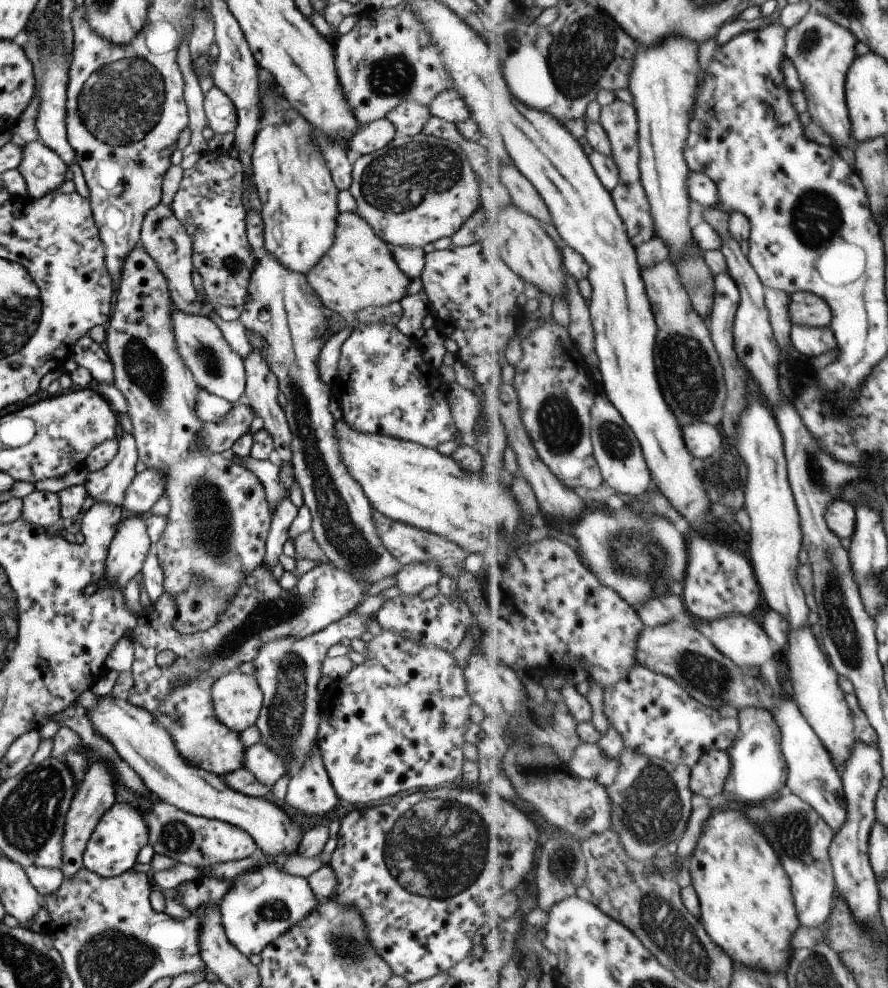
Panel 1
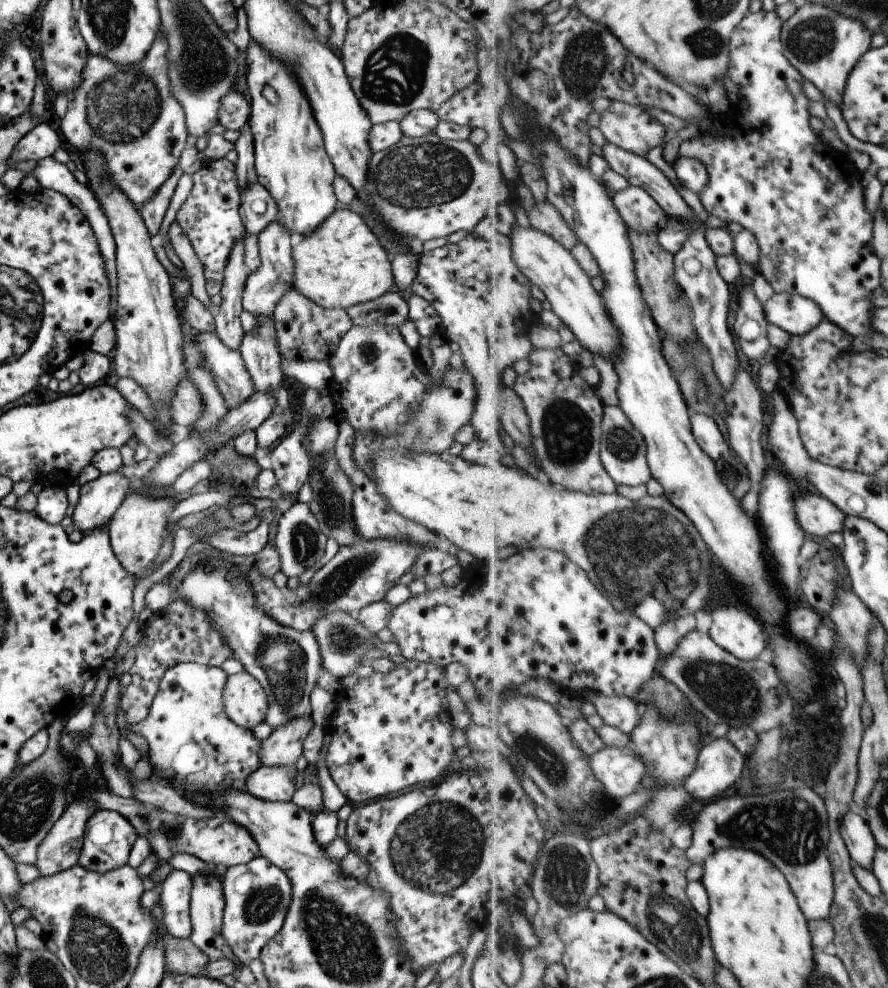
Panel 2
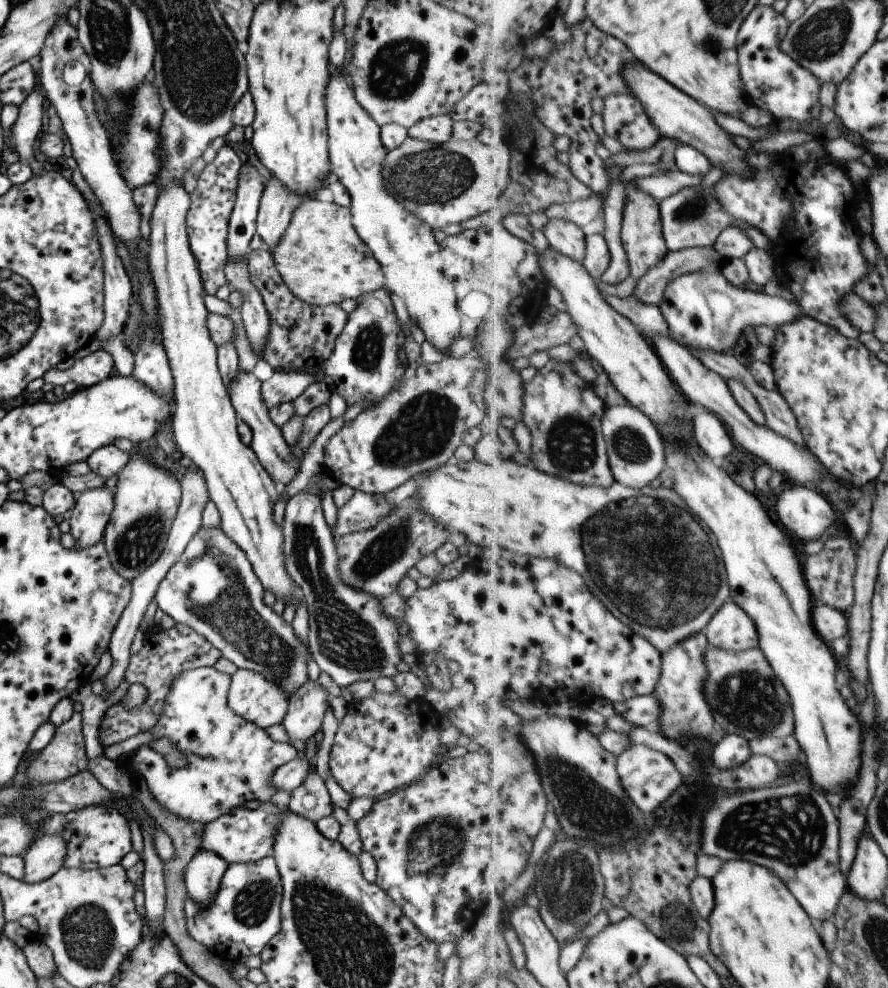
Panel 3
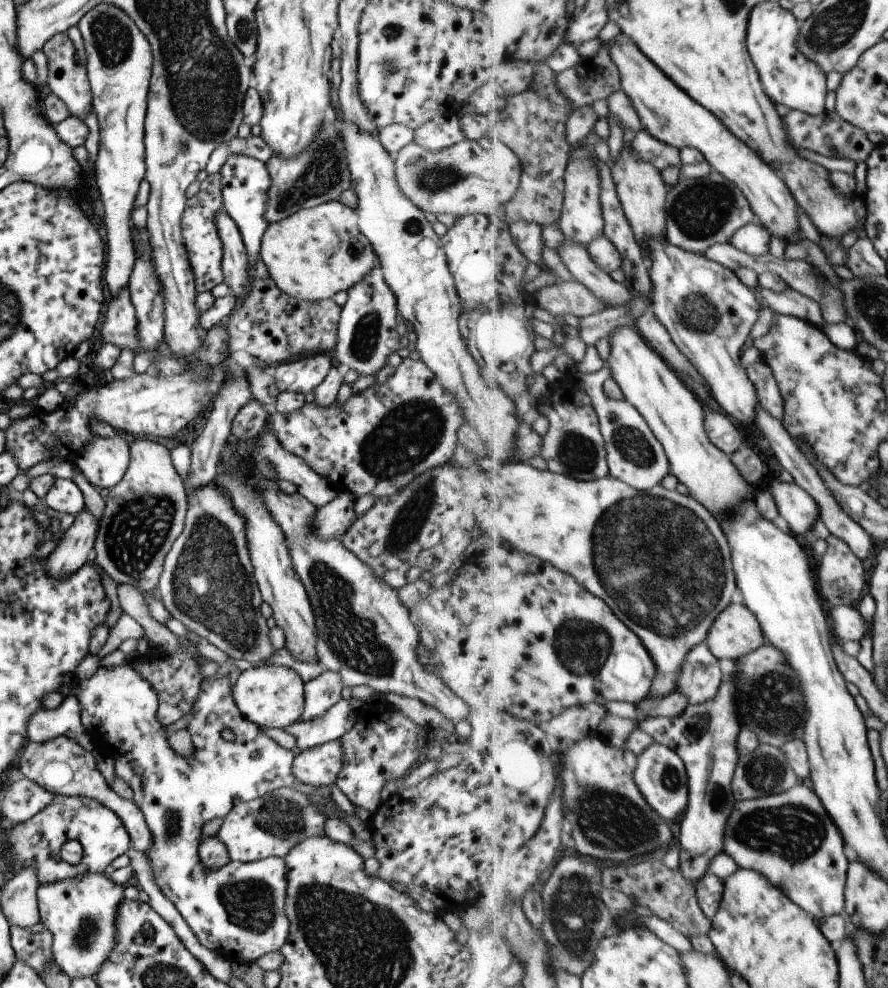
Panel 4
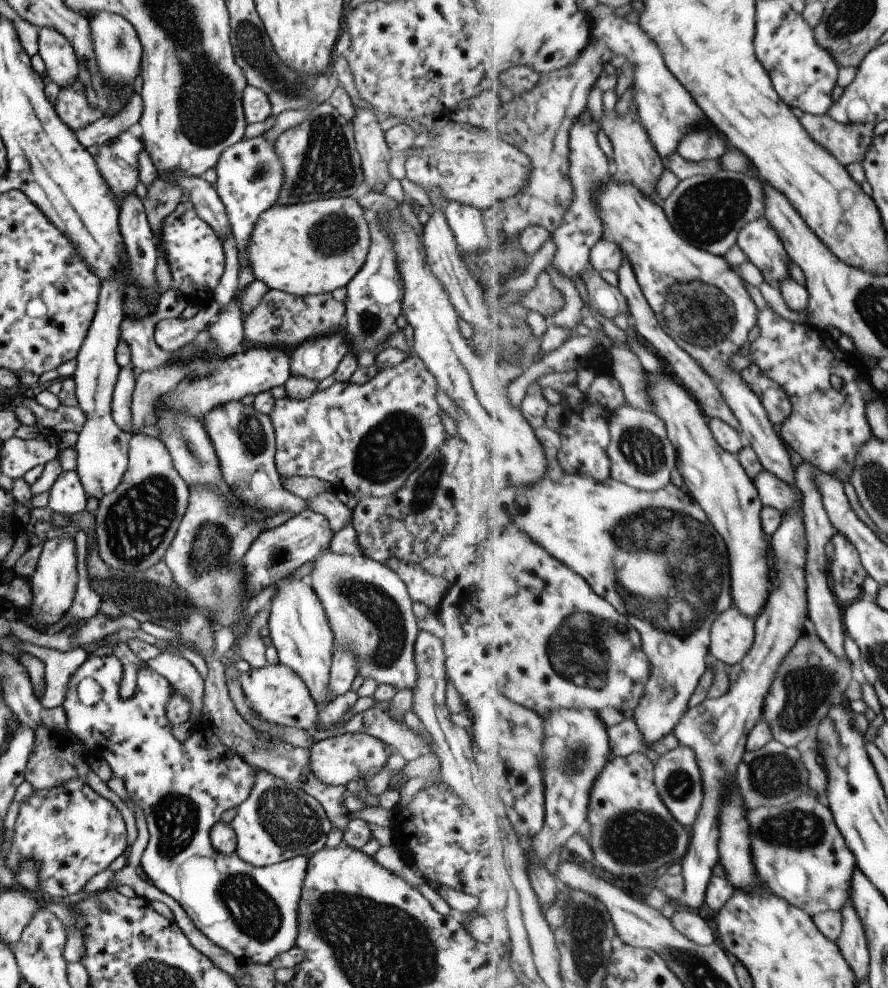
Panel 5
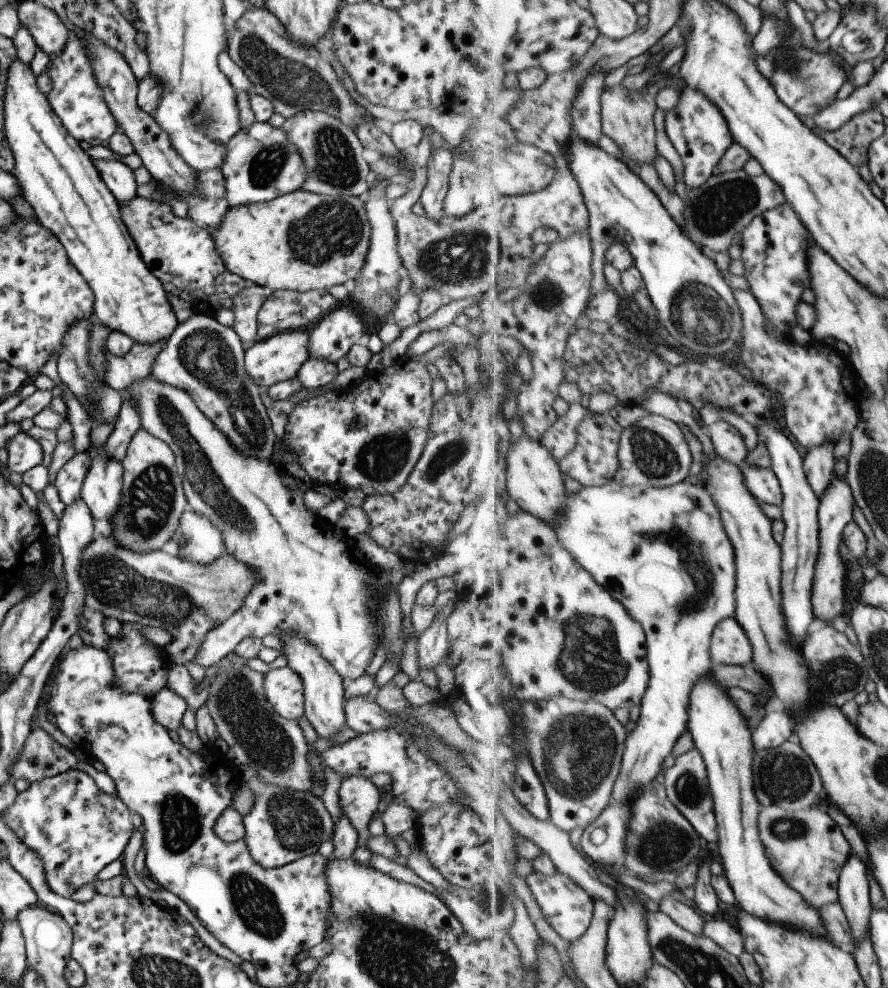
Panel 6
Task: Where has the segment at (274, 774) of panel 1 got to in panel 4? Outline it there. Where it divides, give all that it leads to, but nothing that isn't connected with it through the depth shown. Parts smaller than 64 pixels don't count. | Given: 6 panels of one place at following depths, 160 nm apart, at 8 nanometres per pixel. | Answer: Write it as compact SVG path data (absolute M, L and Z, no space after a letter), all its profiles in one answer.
M324 669L319 676L303 682L303 708L299 721L313 720L325 714L341 699L343 687L339 674L327 669Z

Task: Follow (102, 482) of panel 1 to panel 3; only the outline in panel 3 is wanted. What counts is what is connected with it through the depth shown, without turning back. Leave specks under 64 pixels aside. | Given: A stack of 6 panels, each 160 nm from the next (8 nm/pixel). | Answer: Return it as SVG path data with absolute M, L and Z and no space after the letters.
M102 485L76 494L68 521L68 533L75 540L75 547L91 547L102 541L105 526L113 510L113 491Z

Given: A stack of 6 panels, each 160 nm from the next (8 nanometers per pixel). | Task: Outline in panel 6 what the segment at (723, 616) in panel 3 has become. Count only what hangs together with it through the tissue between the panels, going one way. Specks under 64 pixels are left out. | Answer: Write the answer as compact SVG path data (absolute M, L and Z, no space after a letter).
M735 618L716 626L710 653L714 664L749 666L753 662L751 642Z

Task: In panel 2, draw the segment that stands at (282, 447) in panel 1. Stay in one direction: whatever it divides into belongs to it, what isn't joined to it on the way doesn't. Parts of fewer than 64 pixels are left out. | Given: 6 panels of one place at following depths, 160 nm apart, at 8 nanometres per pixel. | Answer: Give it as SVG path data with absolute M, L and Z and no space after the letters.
M254 316L256 324L244 334L239 344L239 355L245 372L253 382L254 392L277 392L284 374L280 369L280 354L272 320L267 316Z

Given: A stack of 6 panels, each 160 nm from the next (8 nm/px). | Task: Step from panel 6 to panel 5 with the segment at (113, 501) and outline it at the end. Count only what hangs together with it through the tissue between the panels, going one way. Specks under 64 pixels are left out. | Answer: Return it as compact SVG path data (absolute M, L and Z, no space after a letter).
M120 273L101 281L96 309L86 335L77 351L76 367L70 376L74 382L76 406L83 412L85 421L76 434L75 472L87 498L99 500L115 490L126 469L128 442L131 434L118 427L110 416L110 400L120 368L114 359L119 341L120 322L124 319L122 294L126 282Z

